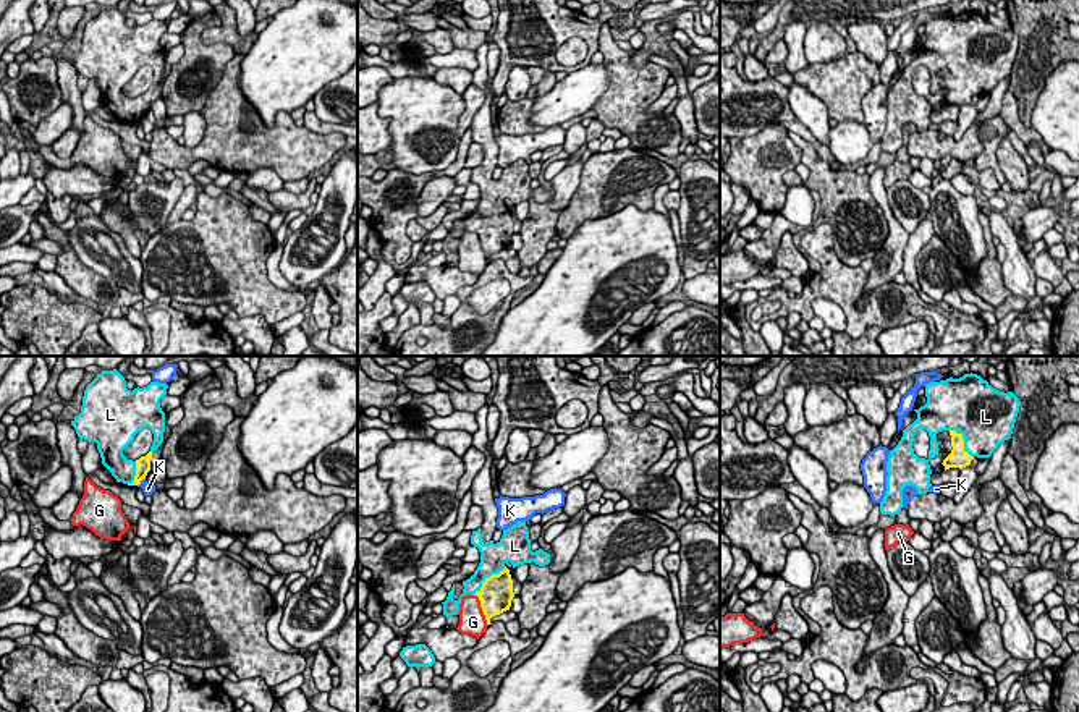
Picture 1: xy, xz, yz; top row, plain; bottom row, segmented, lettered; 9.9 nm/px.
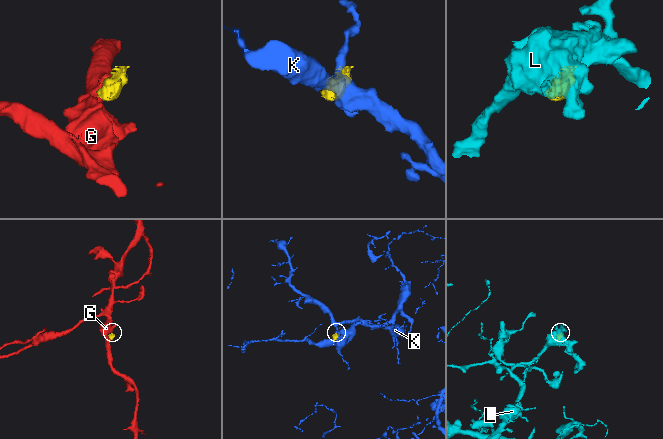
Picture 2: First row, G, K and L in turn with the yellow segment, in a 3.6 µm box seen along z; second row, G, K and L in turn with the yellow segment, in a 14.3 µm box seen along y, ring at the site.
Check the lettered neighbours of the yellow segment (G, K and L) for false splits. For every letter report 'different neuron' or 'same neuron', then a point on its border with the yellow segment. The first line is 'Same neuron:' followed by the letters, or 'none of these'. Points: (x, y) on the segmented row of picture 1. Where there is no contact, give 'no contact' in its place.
Same neuron: L
G: different neuron; meets yellow in xz at (482, 610)
K: different neuron; meets yellow in xy at (139, 483)
L: same neuron; meets yellow in yz at (963, 440)

